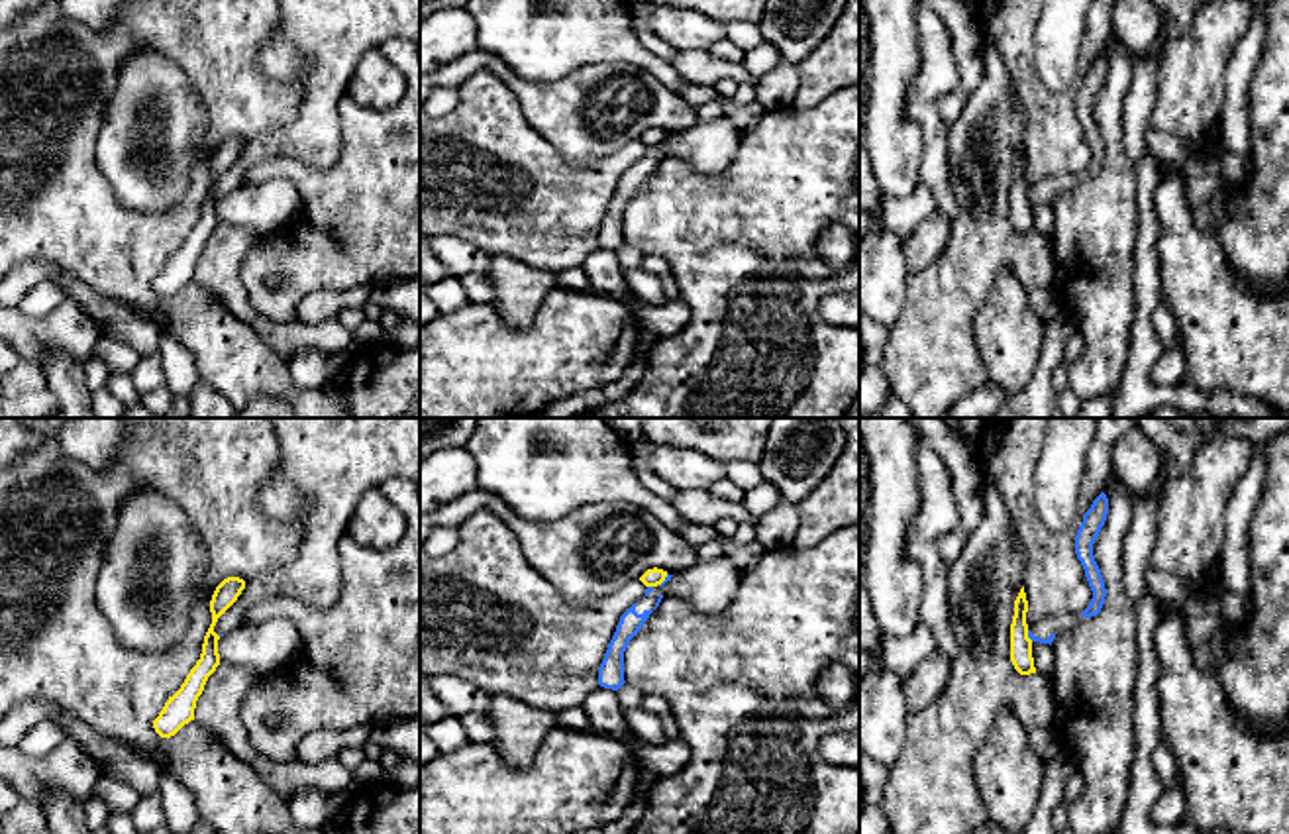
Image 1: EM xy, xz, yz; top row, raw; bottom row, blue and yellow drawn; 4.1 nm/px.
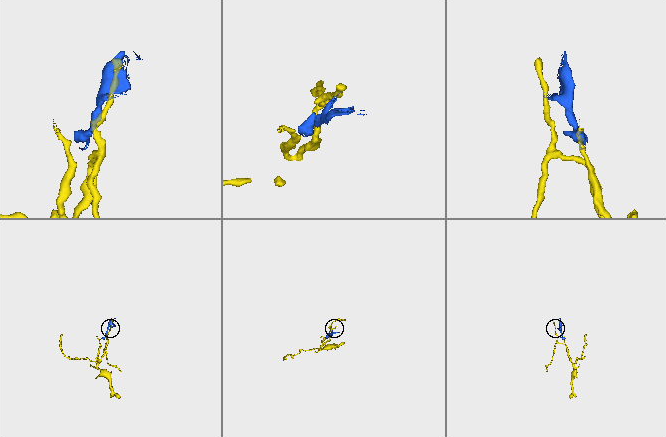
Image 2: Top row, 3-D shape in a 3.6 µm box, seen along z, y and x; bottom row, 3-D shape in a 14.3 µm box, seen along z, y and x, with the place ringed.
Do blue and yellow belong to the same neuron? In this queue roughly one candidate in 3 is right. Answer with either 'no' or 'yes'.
no

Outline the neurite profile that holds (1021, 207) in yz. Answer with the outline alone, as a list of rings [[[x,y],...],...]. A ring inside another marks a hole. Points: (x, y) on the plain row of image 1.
[[[1024,147],[1014,161],[1014,177],[1010,184],[1010,222],[1020,235],[1036,234],[1032,218],[1032,200],[1026,184],[1028,161]]]

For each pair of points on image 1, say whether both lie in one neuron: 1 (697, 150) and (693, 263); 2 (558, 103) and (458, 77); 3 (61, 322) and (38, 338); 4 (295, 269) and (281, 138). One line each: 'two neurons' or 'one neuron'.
1: two neurons
2: one neuron
3: one neuron
4: two neurons

